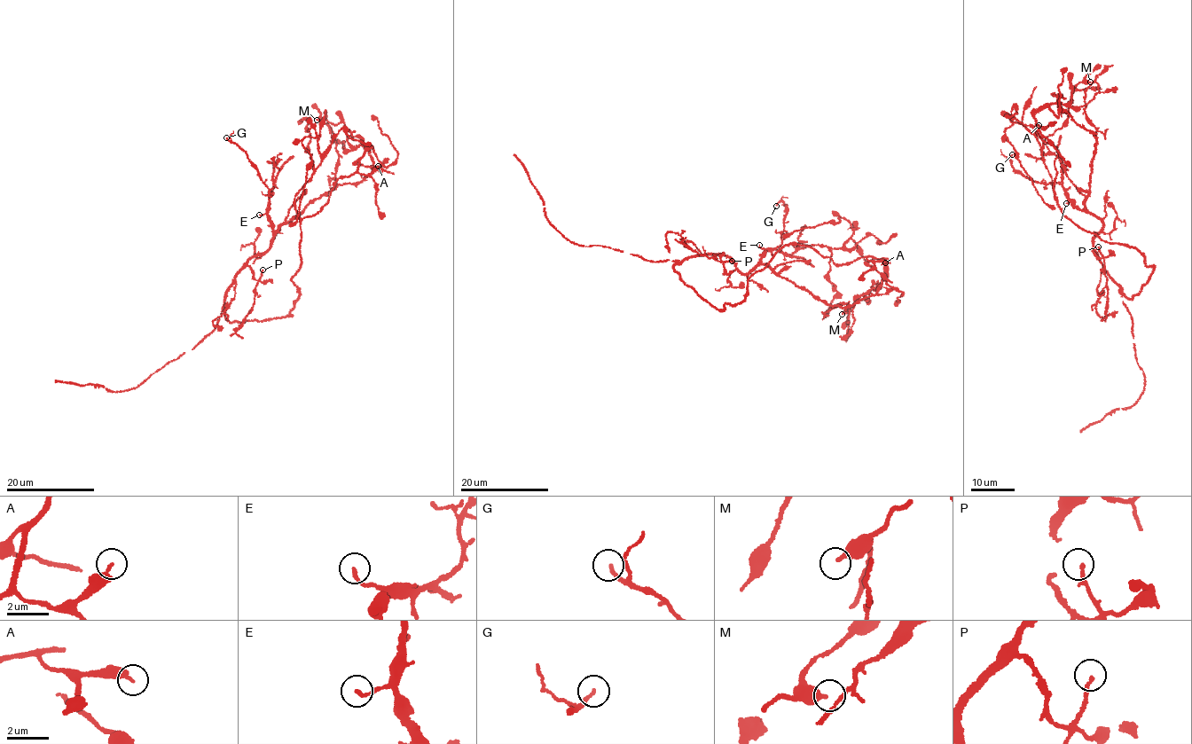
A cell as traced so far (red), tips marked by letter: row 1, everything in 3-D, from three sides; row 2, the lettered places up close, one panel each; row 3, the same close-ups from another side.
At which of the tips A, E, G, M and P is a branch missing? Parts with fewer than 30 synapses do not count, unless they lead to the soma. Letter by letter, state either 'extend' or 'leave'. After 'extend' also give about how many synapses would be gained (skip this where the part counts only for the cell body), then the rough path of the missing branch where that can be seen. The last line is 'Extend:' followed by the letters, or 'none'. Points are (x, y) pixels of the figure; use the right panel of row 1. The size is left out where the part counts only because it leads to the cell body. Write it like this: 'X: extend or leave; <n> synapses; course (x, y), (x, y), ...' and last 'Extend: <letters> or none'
A: leave
E: leave
G: leave
M: leave
P: leave
Extend: none

